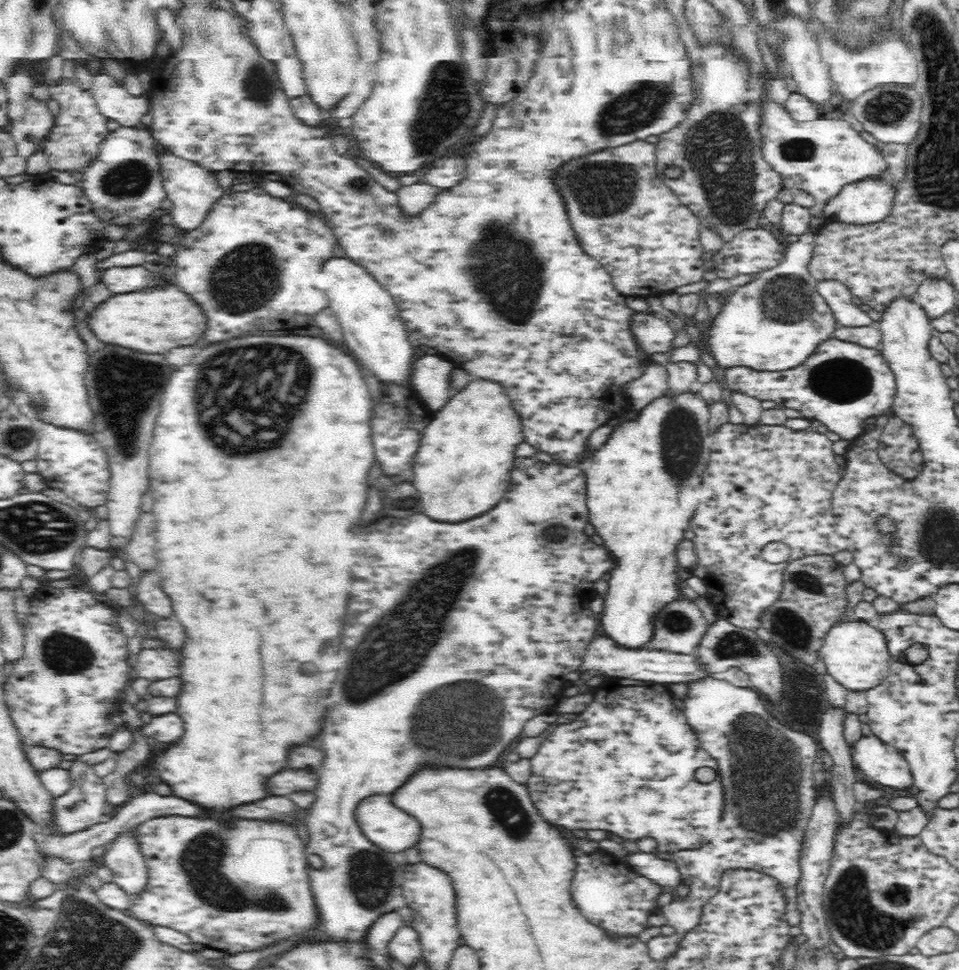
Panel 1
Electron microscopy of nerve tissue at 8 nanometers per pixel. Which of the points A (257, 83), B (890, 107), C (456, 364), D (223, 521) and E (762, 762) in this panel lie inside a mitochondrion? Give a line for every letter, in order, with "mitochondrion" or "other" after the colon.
A: mitochondrion
B: mitochondrion
C: other
D: other
E: mitochondrion

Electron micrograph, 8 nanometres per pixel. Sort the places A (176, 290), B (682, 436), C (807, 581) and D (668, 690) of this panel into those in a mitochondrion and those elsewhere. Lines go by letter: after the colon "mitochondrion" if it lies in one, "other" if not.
A: other
B: mitochondrion
C: mitochondrion
D: other

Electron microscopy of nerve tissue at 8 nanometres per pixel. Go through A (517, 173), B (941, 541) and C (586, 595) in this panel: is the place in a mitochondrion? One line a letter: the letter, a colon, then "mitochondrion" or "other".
A: other
B: mitochondrion
C: other

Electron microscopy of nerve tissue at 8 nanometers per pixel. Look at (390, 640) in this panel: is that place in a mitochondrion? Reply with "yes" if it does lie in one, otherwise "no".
yes

